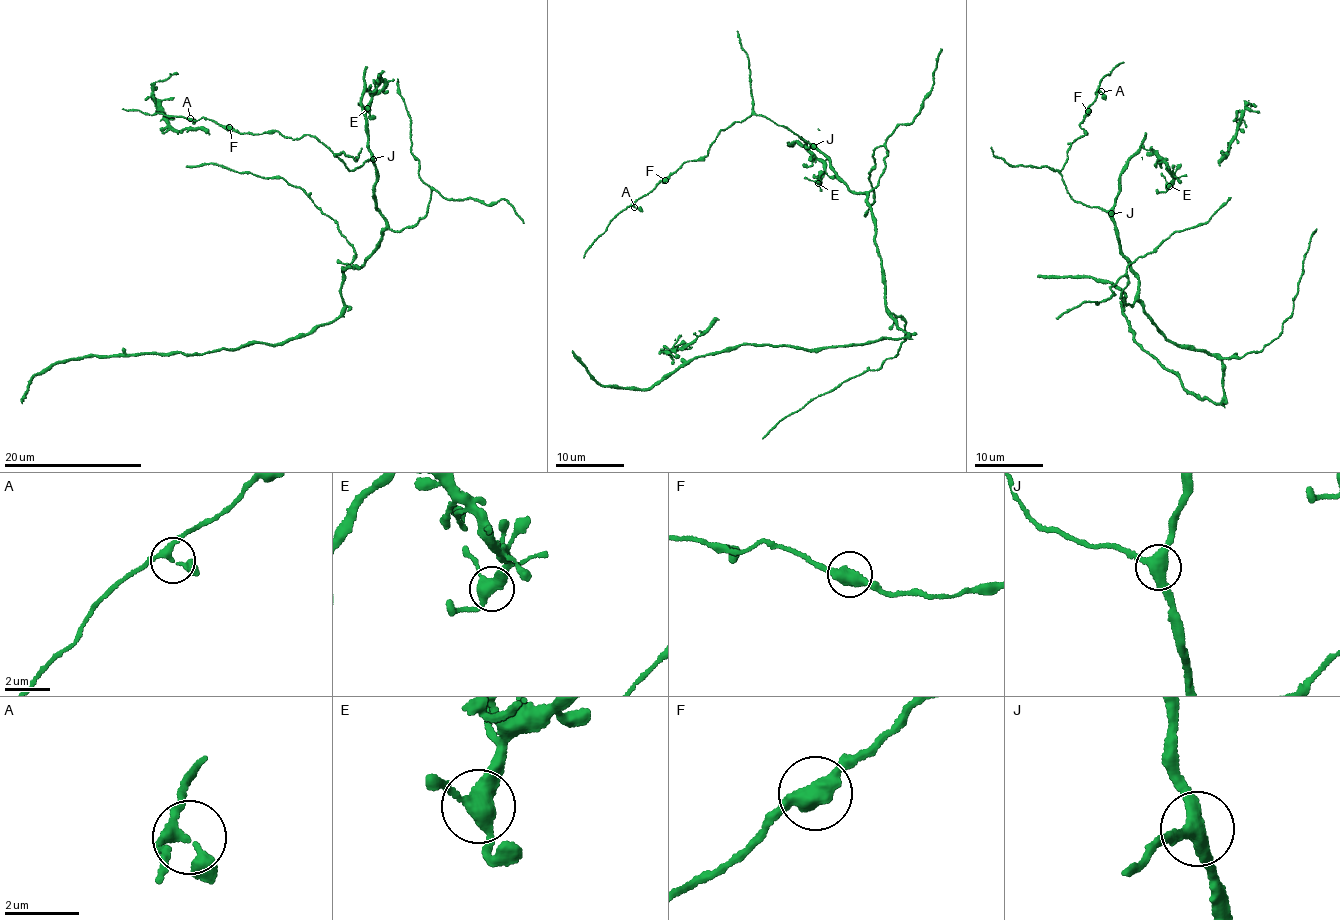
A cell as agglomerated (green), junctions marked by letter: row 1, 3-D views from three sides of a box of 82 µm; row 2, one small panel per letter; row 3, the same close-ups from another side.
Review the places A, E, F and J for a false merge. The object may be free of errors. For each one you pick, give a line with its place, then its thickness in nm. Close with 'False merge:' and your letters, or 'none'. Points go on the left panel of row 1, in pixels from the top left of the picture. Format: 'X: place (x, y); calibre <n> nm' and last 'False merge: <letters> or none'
False merge: none

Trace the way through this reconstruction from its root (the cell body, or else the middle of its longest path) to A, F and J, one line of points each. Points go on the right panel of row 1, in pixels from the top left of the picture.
A: (1183, 348), (1138, 298), (1115, 220), (1076, 201), (1062, 179), (1068, 143), (1085, 135), (1079, 124), (1101, 92)
F: (1183, 348), (1138, 298), (1115, 220), (1076, 201), (1062, 179), (1088, 111)
J: (1183, 348), (1166, 339), (1143, 308), (1138, 298), (1136, 272), (1121, 251), (1110, 213)

